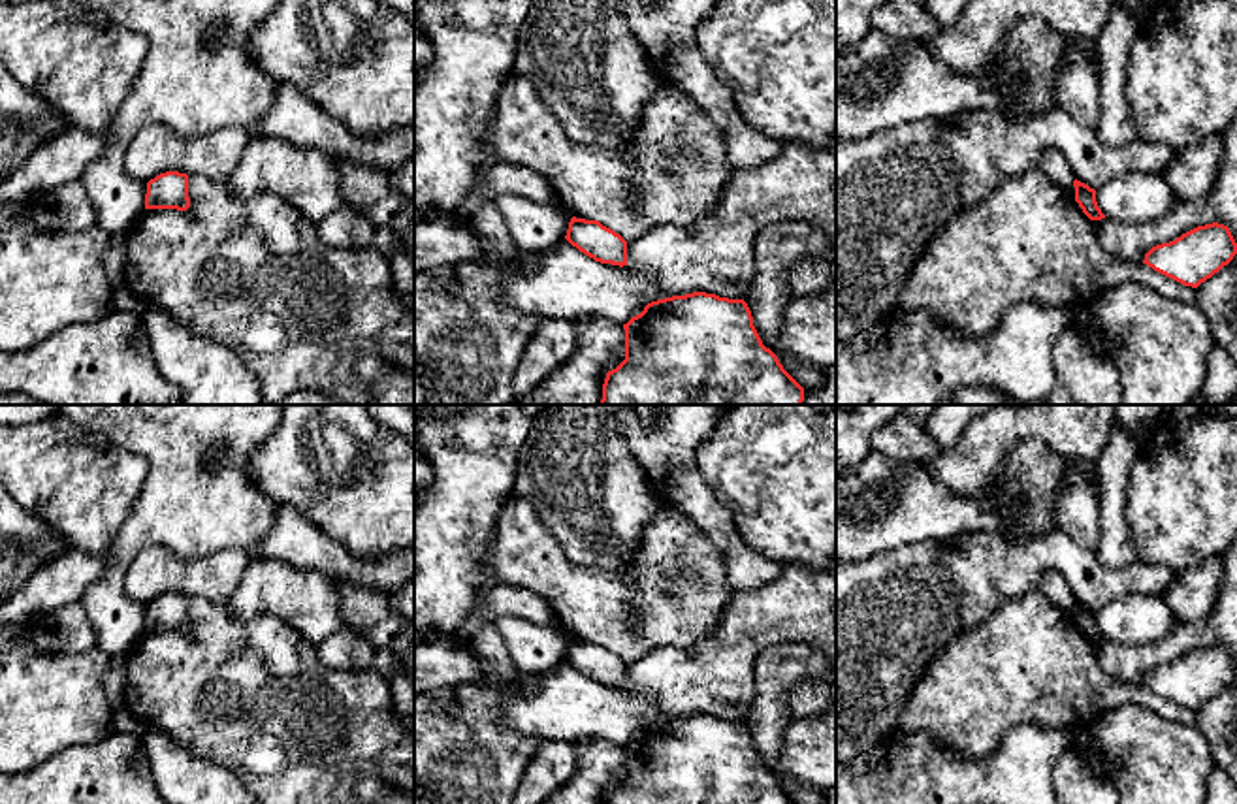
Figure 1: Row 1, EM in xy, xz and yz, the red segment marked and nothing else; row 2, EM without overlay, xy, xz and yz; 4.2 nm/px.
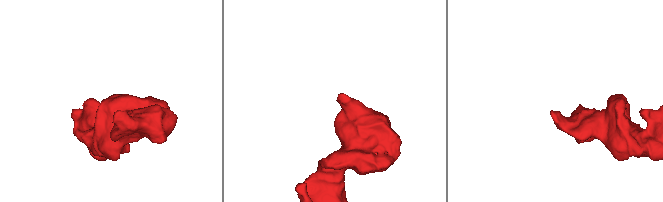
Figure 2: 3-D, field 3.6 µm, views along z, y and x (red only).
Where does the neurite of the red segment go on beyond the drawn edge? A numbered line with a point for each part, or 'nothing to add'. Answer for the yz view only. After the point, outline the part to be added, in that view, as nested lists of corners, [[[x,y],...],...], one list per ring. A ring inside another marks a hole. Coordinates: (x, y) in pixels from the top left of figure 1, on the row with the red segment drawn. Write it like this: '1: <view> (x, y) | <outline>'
1: yz (1051, 162) | [[[1056,149],[1043,151],[1034,166],[1037,166],[1060,188],[1069,190],[1075,181],[1069,164]]]

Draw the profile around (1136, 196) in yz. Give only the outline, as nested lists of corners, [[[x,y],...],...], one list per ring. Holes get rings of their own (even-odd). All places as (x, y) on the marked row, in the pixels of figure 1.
[[[1128,171],[1098,188],[1096,201],[1107,218],[1147,224],[1169,211],[1175,194],[1162,173]]]

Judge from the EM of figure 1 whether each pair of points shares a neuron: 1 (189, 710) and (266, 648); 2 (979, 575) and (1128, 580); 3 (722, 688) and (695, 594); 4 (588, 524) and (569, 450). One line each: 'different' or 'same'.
1: same
2: same
3: different
4: same

